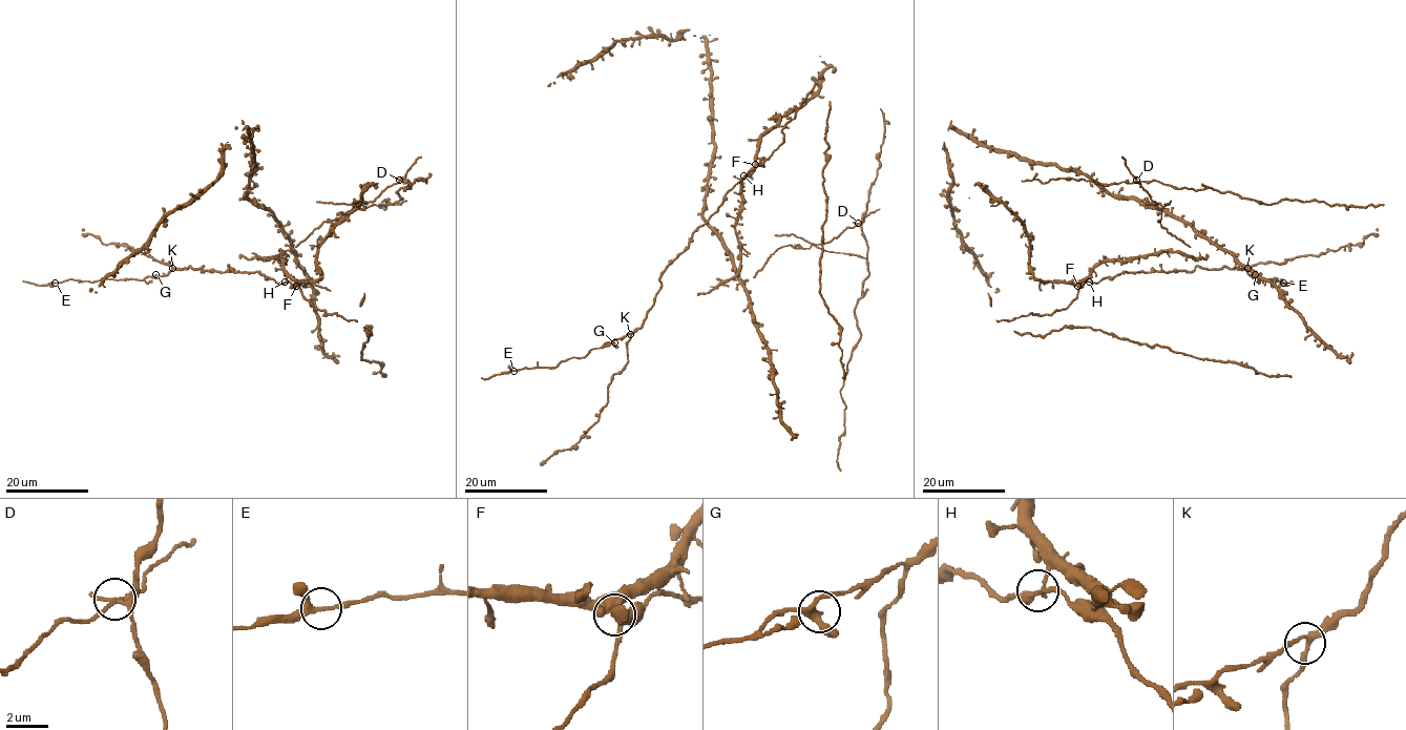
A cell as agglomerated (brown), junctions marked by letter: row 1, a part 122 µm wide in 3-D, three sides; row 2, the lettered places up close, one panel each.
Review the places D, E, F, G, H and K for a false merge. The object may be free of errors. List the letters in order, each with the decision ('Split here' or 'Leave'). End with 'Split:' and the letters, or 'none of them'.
D: Split here
E: Leave
F: Leave
G: Leave
H: Leave
K: Leave
Split: D

